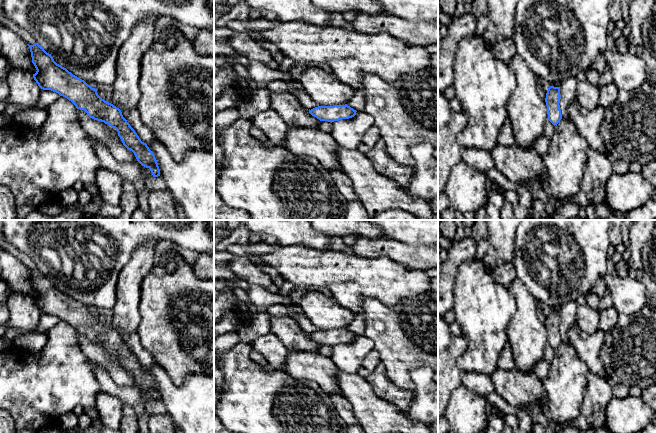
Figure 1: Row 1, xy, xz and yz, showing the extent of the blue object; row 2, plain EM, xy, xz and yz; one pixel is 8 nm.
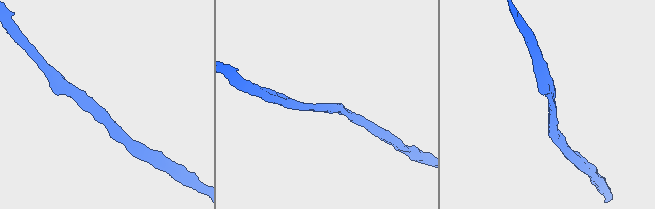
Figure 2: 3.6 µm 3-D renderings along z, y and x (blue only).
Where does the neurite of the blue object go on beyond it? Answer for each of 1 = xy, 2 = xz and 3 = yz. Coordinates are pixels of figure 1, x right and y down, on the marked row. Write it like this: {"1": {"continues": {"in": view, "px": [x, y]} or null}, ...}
{"1": {"continues": null}, "2": {"continues": null}, "3": {"continues": null}}

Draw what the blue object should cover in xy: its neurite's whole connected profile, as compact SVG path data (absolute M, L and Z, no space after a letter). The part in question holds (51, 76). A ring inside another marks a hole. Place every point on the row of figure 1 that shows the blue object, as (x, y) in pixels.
M38 43L27 45L37 70L33 78L41 89L58 93L71 101L77 109L84 110L90 118L115 128L123 145L134 153L137 161L149 168L153 177L160 176L155 155L147 144L141 141L119 108L102 99L97 90L84 80L57 64L51 54Z

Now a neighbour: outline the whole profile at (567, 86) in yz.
M569 77L560 81L560 110L562 118L570 120L568 107L576 101L576 86L578 81L575 77Z

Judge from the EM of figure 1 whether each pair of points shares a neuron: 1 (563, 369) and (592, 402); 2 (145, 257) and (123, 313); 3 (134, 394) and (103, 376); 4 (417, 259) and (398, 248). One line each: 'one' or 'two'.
1: two
2: one
3: one
4: one

